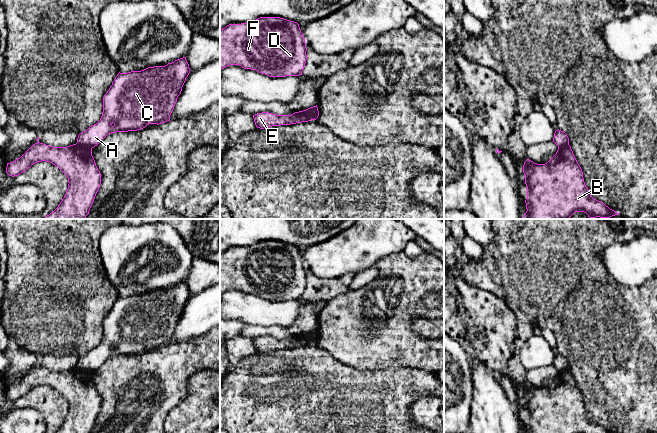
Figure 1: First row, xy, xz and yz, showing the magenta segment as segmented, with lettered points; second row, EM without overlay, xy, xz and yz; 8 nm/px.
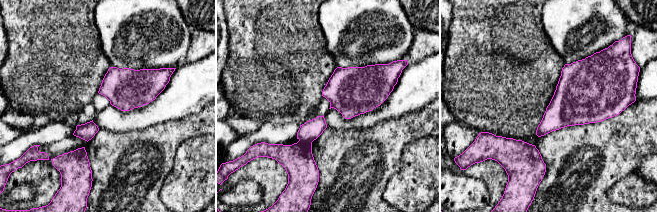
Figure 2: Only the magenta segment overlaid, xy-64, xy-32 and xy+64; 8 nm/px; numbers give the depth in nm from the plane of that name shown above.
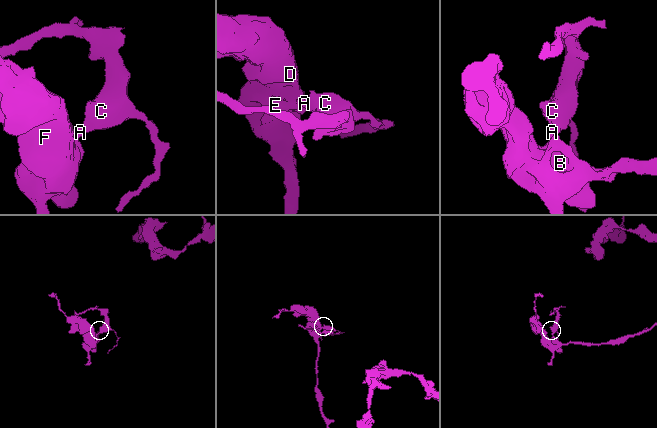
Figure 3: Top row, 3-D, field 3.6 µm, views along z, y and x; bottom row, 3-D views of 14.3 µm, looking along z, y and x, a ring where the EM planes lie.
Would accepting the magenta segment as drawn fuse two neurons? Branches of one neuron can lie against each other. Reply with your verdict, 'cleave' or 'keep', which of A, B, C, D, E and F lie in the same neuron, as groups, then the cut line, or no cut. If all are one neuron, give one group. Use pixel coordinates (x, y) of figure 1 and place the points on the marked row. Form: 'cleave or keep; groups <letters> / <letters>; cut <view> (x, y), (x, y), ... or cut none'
cleave; groups A C / B D E F; cut xy (76, 143), (91, 149)

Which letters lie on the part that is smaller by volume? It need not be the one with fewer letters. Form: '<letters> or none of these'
A, C

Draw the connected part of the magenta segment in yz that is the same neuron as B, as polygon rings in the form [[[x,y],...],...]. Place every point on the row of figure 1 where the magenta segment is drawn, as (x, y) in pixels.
[[[569,144],[558,147],[556,154],[545,164],[527,159],[523,165],[523,173],[527,186],[527,211],[522,219],[569,219],[575,212],[584,212],[589,218],[619,215],[591,196],[585,185],[582,169]]]

